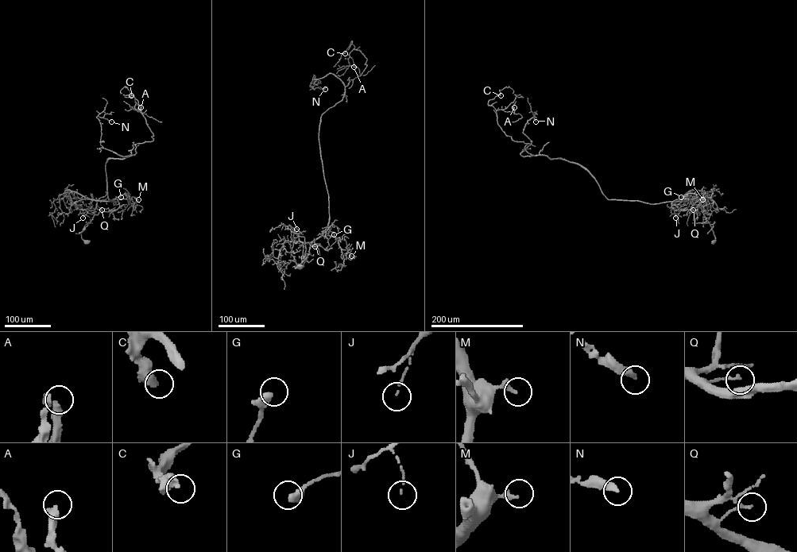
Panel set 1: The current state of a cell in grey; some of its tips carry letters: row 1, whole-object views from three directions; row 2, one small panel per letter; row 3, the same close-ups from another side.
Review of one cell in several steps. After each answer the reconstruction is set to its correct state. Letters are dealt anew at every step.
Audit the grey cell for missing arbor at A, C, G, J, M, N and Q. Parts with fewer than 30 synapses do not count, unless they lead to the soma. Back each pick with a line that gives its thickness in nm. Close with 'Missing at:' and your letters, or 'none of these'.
Missing at: none of these

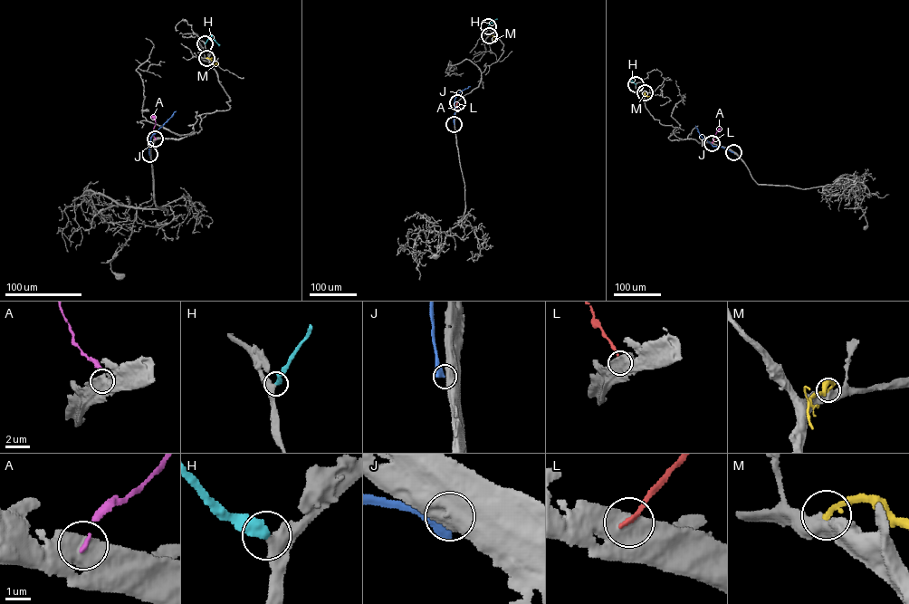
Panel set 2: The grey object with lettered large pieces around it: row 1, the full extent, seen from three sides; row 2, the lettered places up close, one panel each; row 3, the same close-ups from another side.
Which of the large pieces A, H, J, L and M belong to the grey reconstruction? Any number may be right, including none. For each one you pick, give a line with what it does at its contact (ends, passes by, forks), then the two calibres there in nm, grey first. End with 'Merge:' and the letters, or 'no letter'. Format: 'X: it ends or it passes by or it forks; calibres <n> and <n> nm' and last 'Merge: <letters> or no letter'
H: it ends; calibres 500 and 360 nm
Merge: H

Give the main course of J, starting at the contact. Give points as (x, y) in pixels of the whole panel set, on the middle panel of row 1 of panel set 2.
J: (454, 124), (454, 100), (460, 91), (470, 86)

